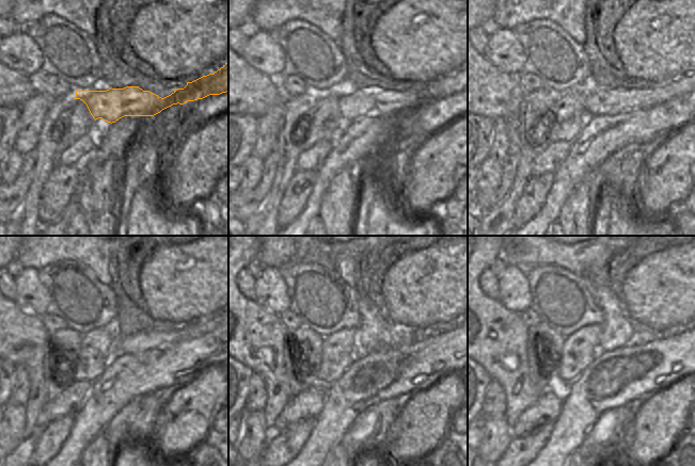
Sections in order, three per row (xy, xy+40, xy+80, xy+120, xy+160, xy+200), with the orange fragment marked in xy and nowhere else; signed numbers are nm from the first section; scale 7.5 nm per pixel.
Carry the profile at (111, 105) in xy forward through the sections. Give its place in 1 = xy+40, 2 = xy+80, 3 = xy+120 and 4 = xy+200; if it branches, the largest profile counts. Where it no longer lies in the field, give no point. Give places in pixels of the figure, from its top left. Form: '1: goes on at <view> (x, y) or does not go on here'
1: goes on at xy+40 (373, 101)
2: goes on at xy+80 (597, 101)
3: goes on at xy+120 (139, 342)
4: goes on at xy+200 (676, 330)

